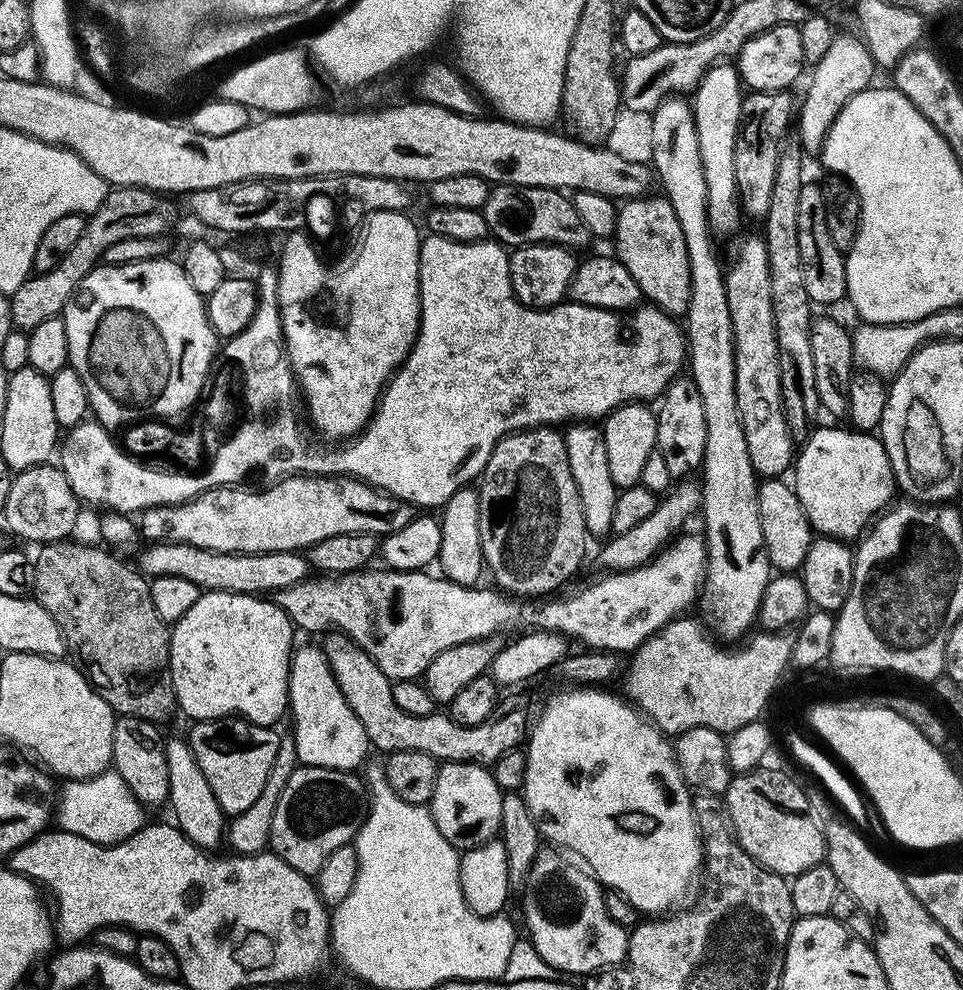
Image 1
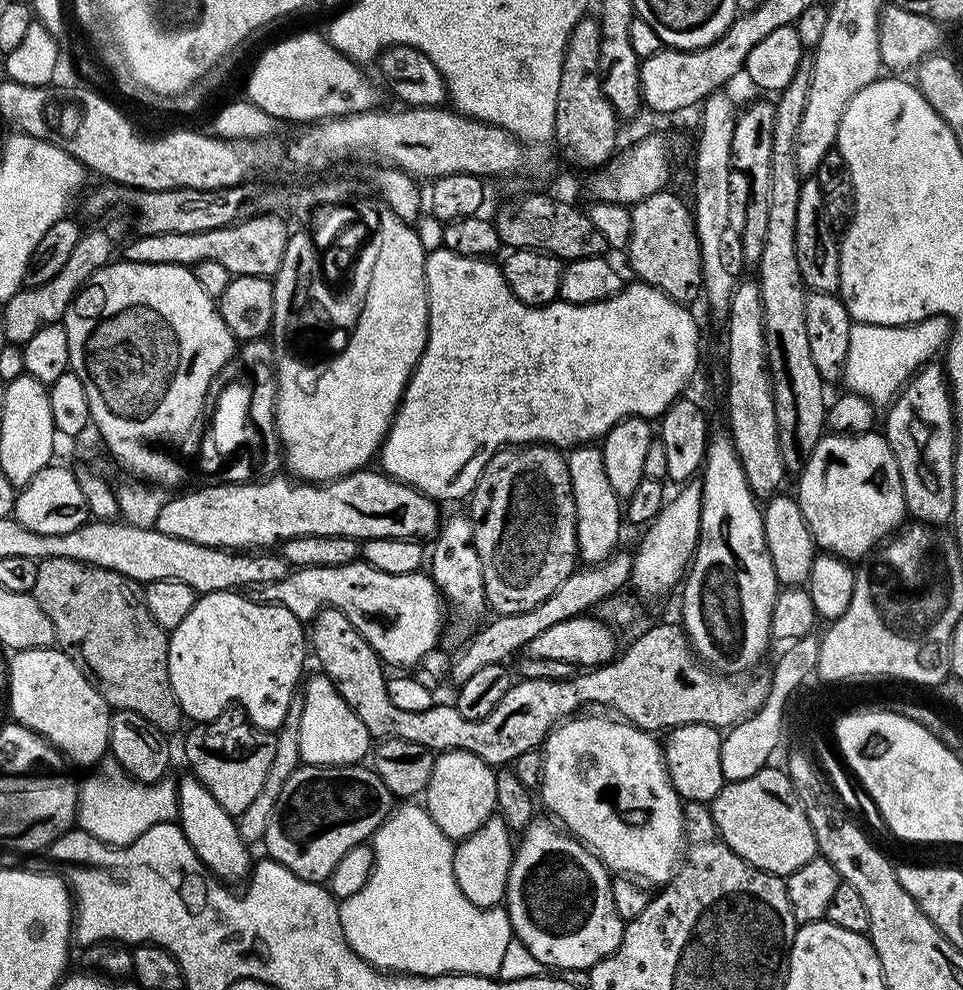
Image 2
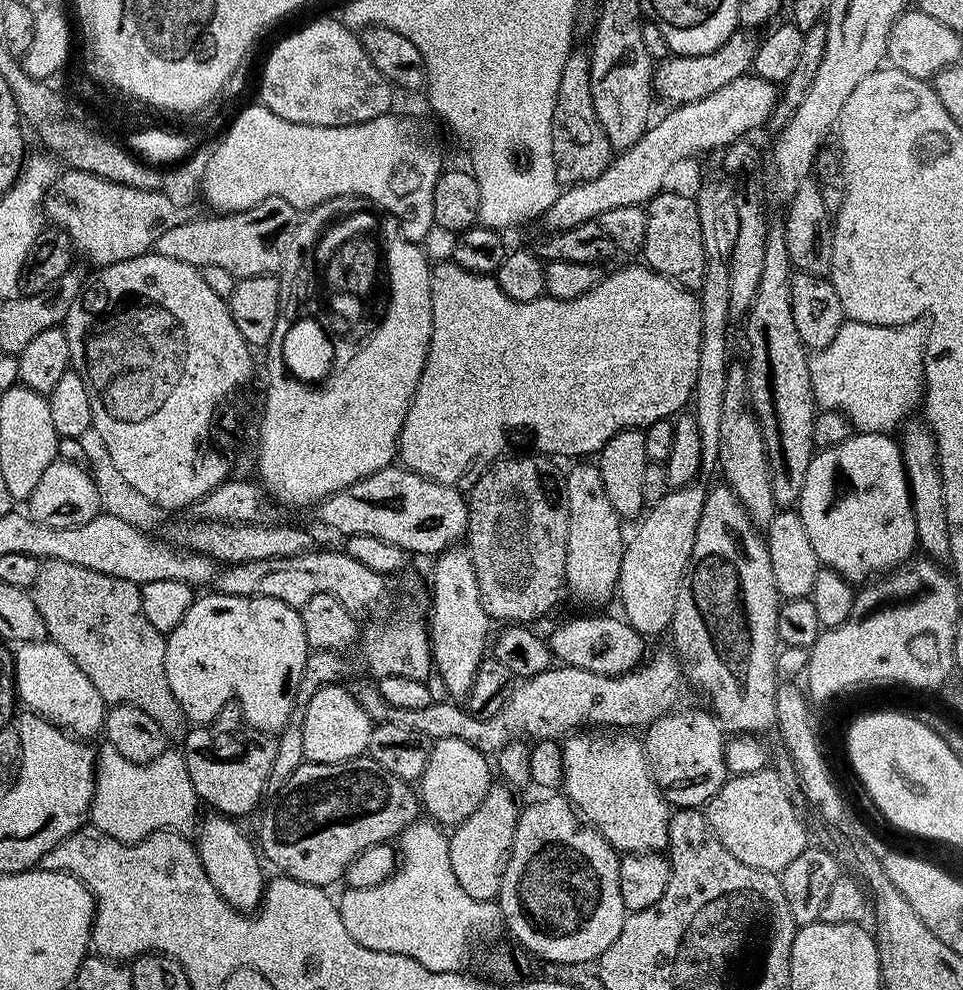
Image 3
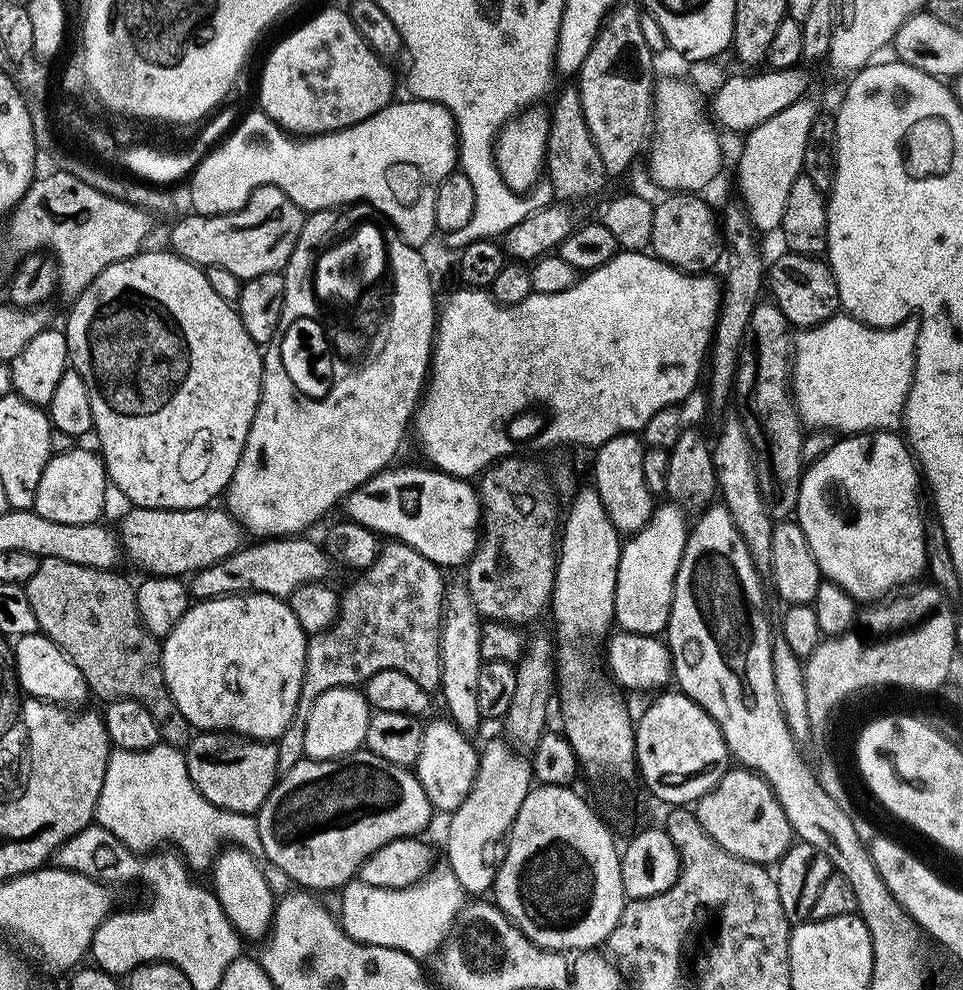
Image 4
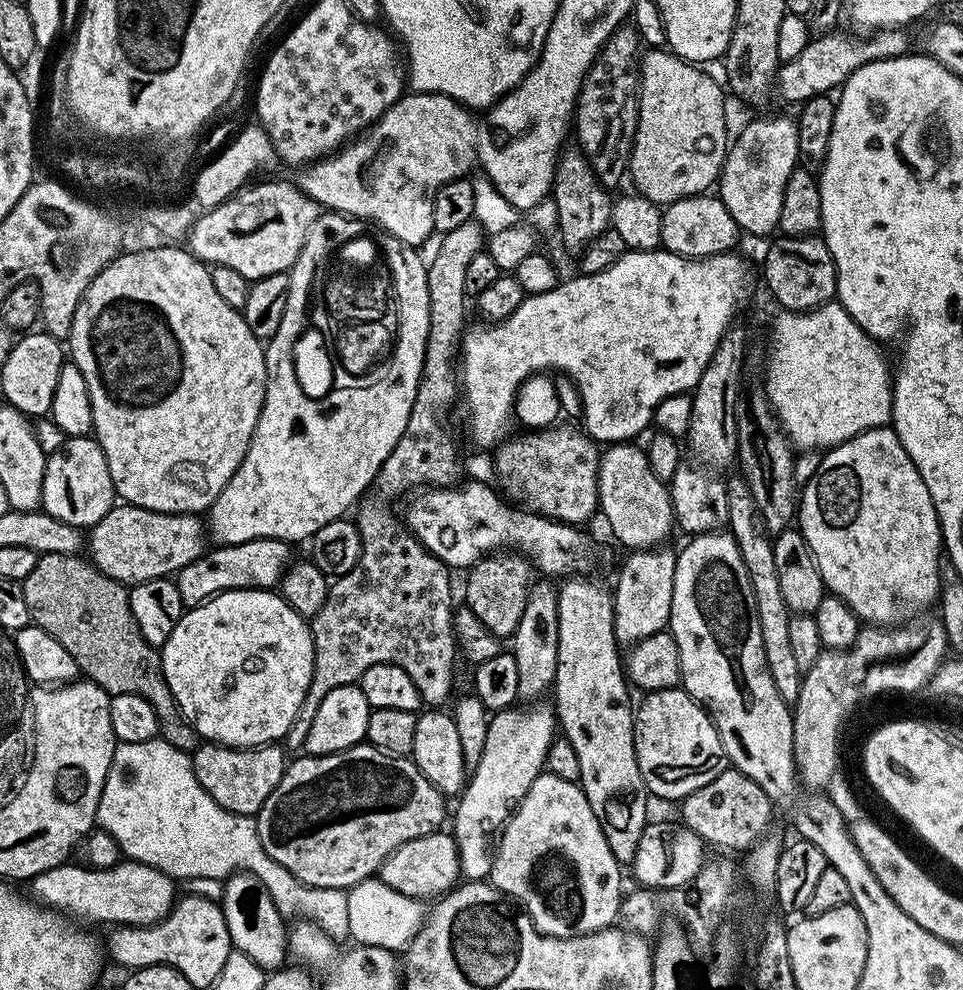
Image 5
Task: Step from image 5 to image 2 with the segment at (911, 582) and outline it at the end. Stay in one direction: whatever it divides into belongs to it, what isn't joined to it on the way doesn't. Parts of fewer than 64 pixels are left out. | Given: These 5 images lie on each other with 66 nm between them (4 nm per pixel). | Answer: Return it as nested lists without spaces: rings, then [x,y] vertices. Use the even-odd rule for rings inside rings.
[[[876,430],[863,432],[860,435],[825,435],[804,461],[804,470],[799,473],[798,480],[800,480],[800,493],[798,493],[800,509],[806,518],[817,549],[823,550],[829,556],[839,556],[845,562],[860,560],[867,552],[875,553],[889,537],[901,531],[905,523],[903,520],[908,516],[898,462],[887,439]]]

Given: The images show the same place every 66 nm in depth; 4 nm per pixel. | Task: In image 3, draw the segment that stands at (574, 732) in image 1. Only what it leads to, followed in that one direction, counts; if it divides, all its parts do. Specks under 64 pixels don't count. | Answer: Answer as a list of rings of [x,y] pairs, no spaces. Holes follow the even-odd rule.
[[[580,735],[563,745],[562,784],[568,787],[567,799],[613,848],[625,853],[667,849],[670,808],[652,779],[643,743],[639,739],[591,740]]]

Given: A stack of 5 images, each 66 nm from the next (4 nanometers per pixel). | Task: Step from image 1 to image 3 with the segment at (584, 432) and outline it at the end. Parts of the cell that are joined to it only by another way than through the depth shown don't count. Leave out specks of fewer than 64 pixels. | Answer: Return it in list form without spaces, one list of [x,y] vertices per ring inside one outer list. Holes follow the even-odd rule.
[[[576,462],[569,470],[568,476],[563,477],[564,493],[566,494],[566,506],[568,507],[568,541],[566,542],[566,574],[564,575],[567,591],[572,592],[588,604],[593,599],[596,602],[613,599],[618,588],[620,567],[624,557],[624,545],[626,532],[620,529],[622,517],[610,506],[610,494],[606,494],[606,482],[602,482],[602,474],[599,467],[592,462]]]

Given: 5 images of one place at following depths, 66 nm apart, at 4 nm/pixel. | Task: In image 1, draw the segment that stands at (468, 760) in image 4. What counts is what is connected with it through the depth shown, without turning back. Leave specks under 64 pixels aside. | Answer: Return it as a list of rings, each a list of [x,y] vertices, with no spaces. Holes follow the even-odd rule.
[[[444,762],[440,764],[438,782],[430,801],[430,811],[438,830],[457,850],[477,848],[497,839],[502,822],[504,792],[491,771],[483,764]]]

